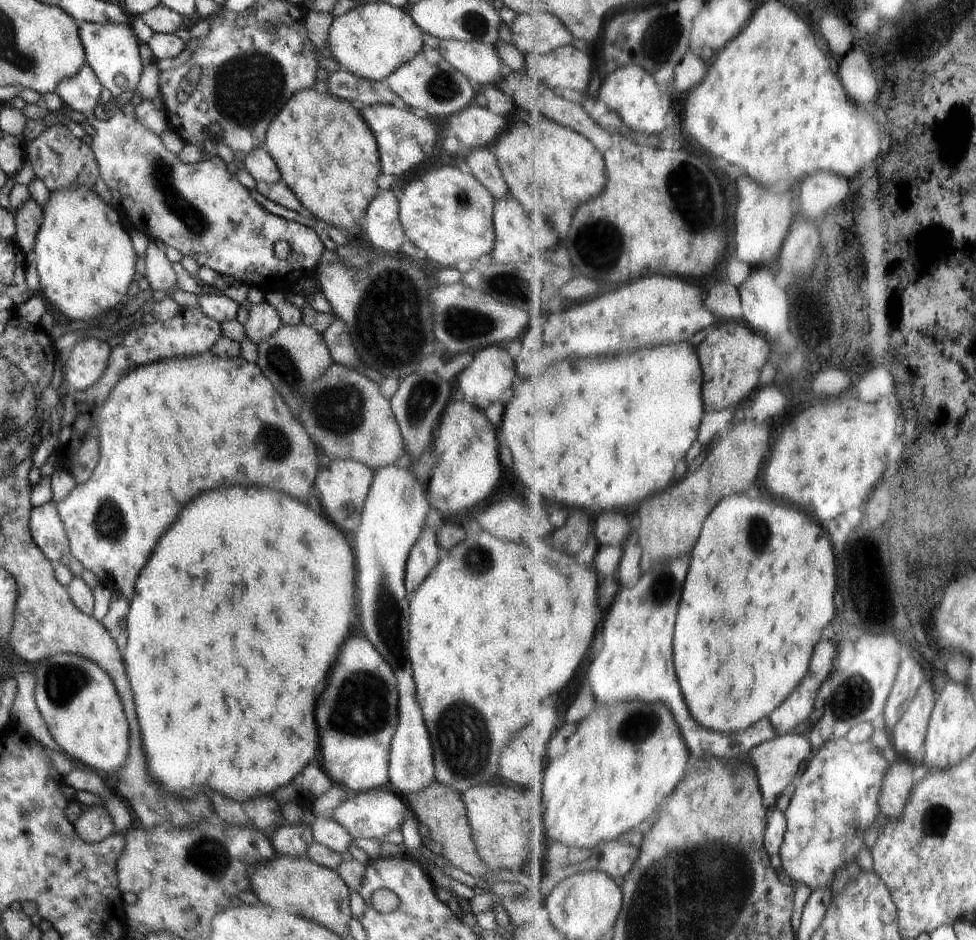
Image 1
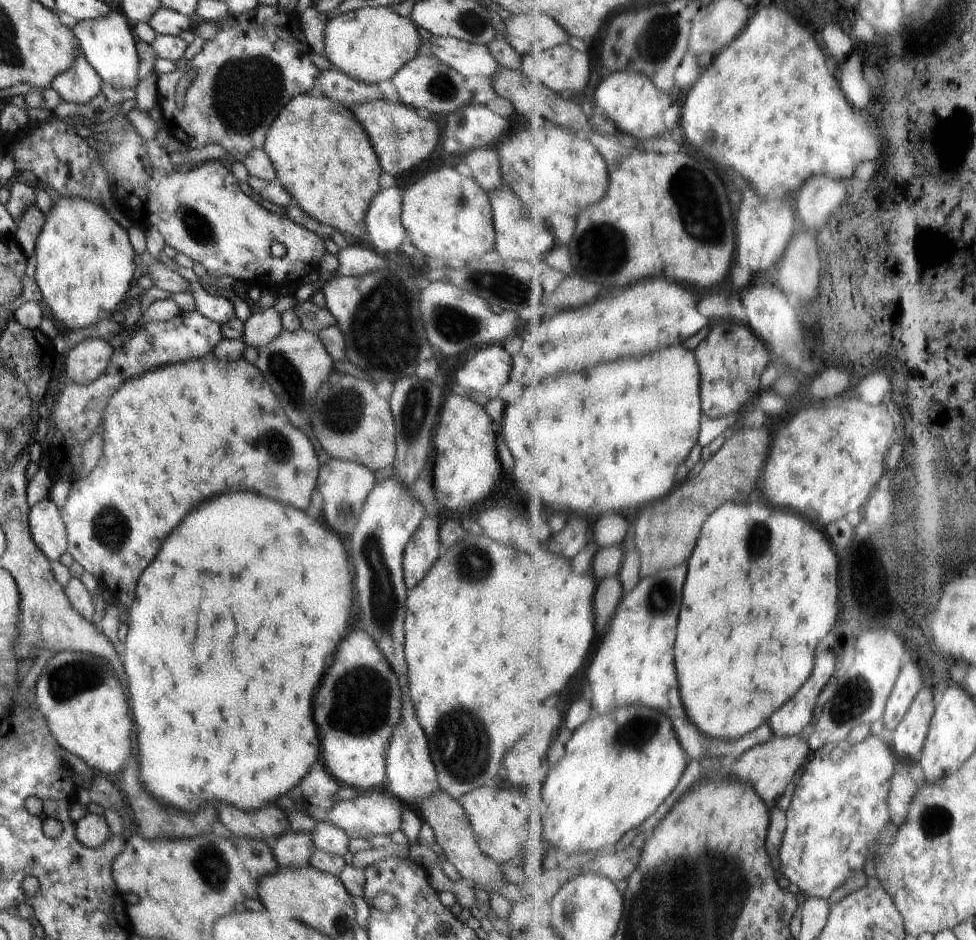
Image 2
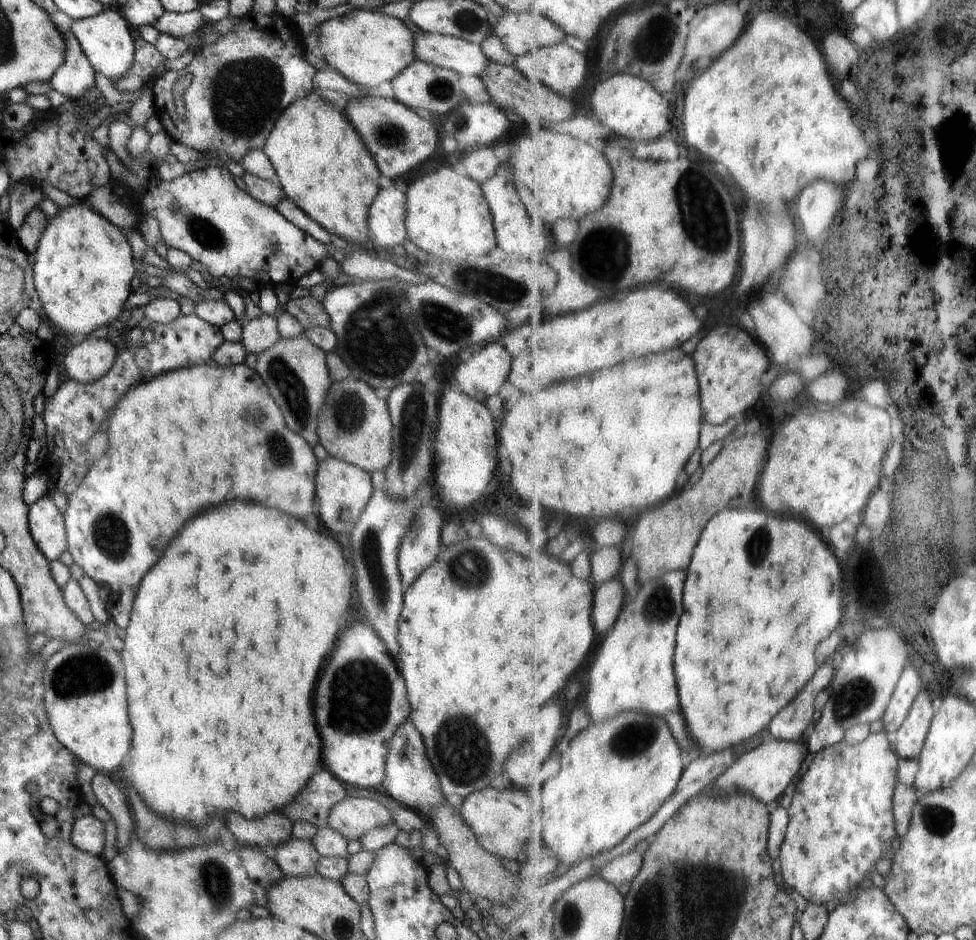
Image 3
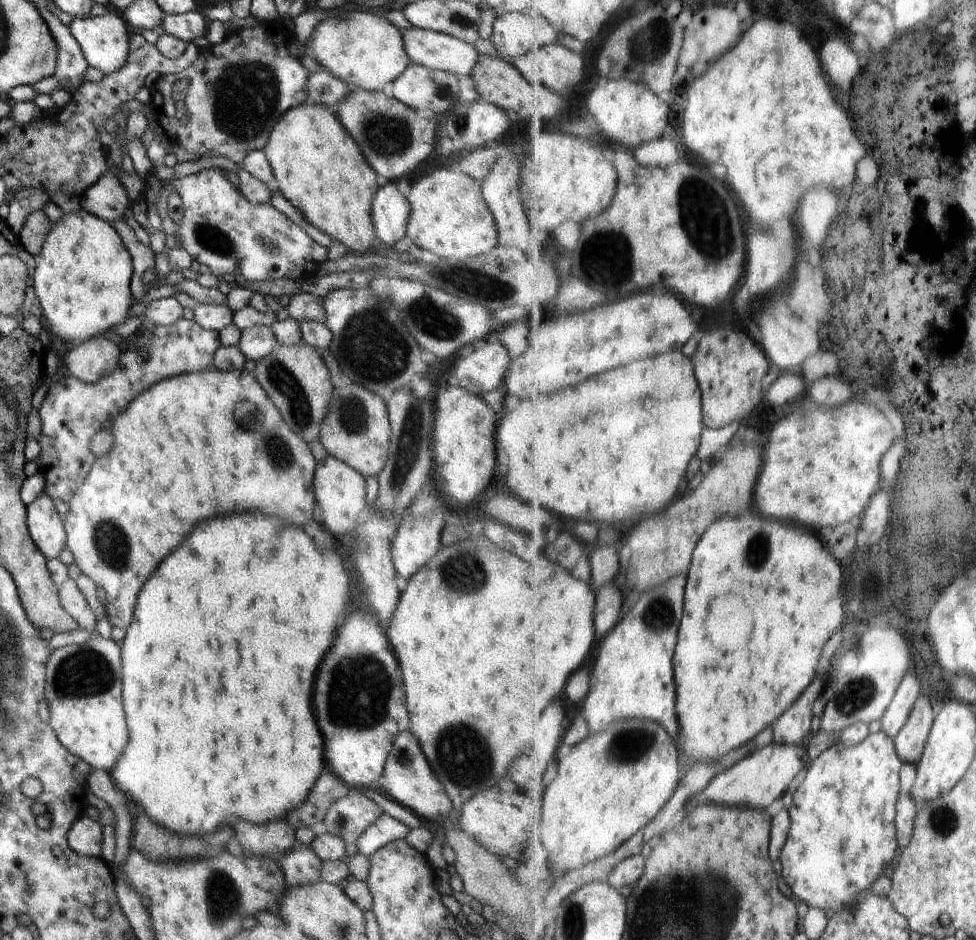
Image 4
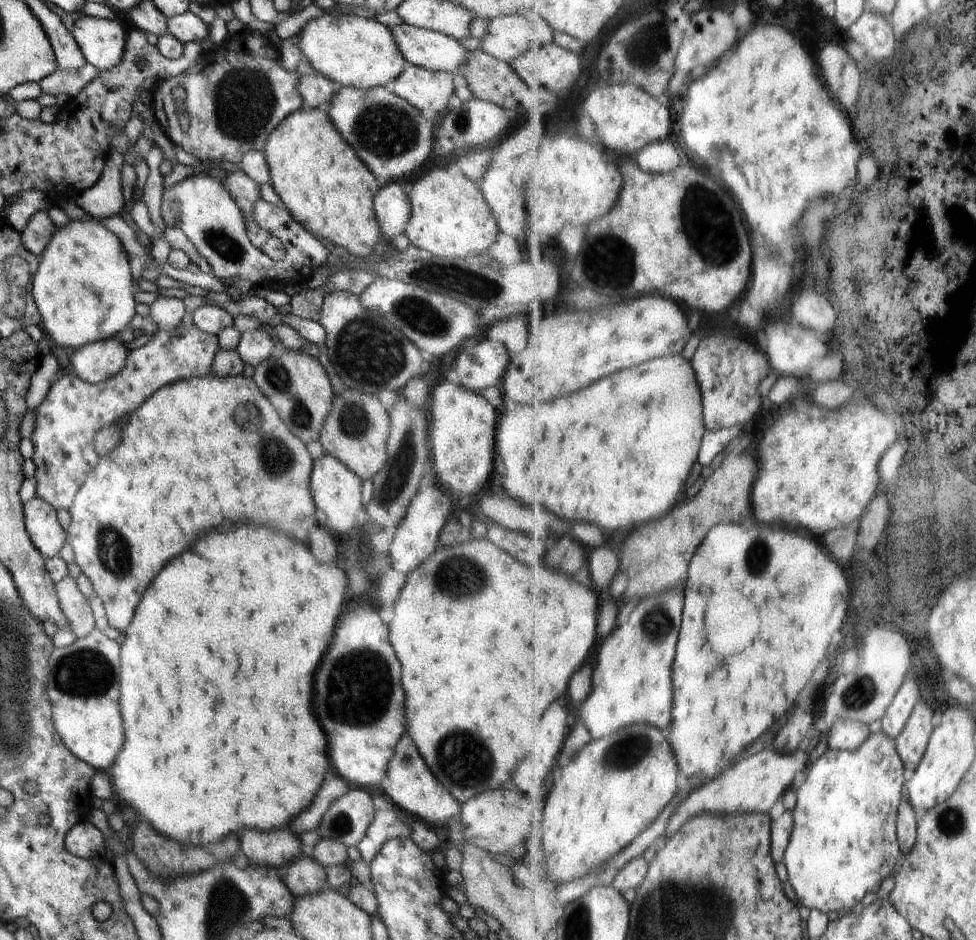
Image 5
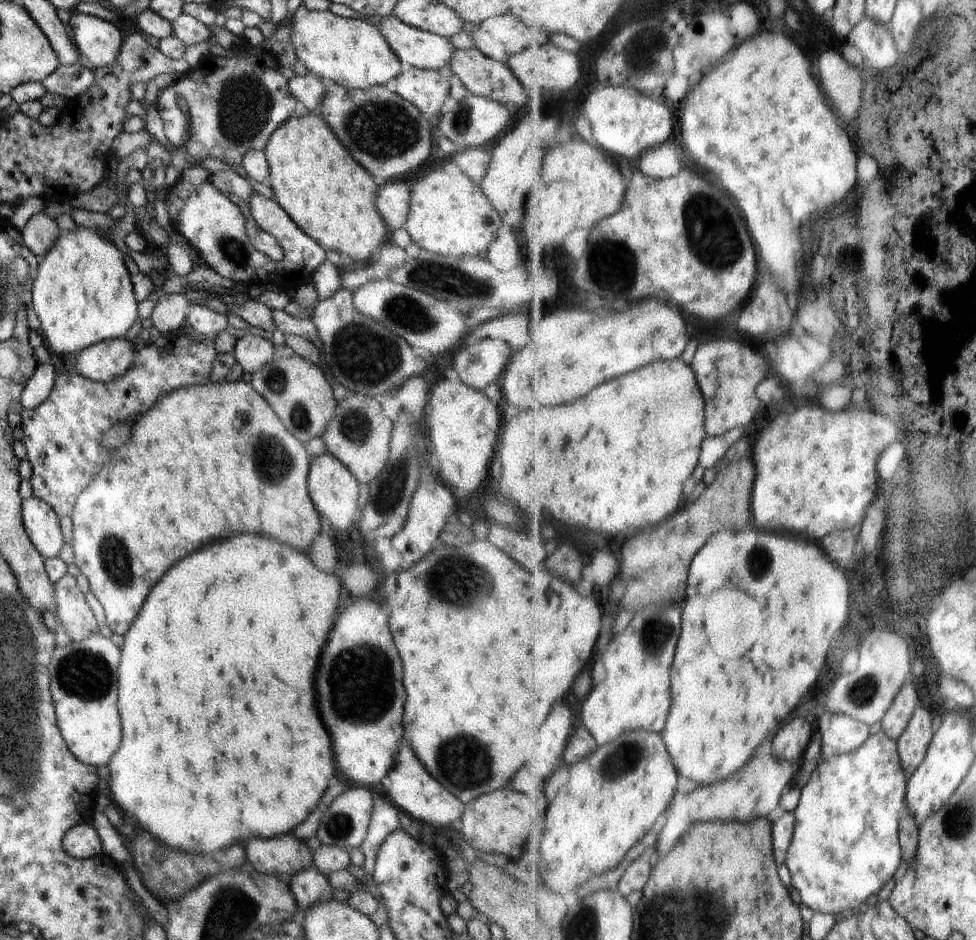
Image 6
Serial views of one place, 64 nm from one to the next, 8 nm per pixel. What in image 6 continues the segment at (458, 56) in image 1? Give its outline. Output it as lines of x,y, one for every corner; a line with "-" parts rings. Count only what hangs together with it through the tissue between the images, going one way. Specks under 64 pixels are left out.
393,14
376,26
406,67
440,70
450,66
457,48
449,39
402,22

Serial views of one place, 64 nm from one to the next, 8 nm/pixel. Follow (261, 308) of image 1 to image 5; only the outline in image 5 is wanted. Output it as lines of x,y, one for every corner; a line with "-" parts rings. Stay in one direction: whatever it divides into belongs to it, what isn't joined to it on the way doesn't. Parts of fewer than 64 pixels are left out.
252,329
241,333
240,342
236,347
236,354
246,365
260,366
262,362
272,356
274,350
274,339
270,338
262,330

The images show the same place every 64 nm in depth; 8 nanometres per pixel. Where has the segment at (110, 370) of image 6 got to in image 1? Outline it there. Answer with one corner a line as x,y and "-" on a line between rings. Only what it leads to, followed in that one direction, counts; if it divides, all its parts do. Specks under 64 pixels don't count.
96,337
79,339
62,368
66,382
76,392
90,388
92,384
98,382
106,370
110,353
111,347
107,341

